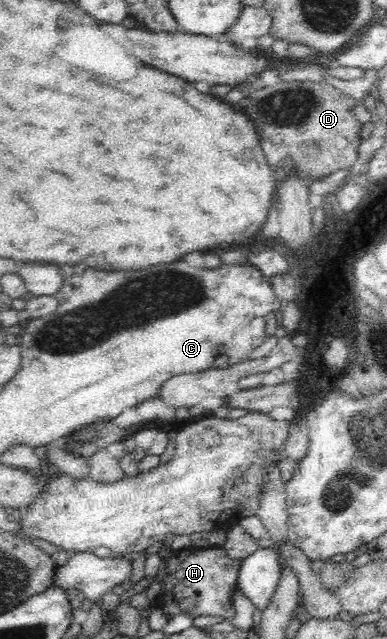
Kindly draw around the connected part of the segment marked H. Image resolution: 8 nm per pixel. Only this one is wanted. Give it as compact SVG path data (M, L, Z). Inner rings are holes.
M192 547L172 551L167 559L168 568L162 581L162 590L155 605L160 607L168 619L178 613L188 613L192 618L199 615L218 615L232 618L235 615L232 600L233 590L238 588L238 574L242 560L227 557L222 548Z

